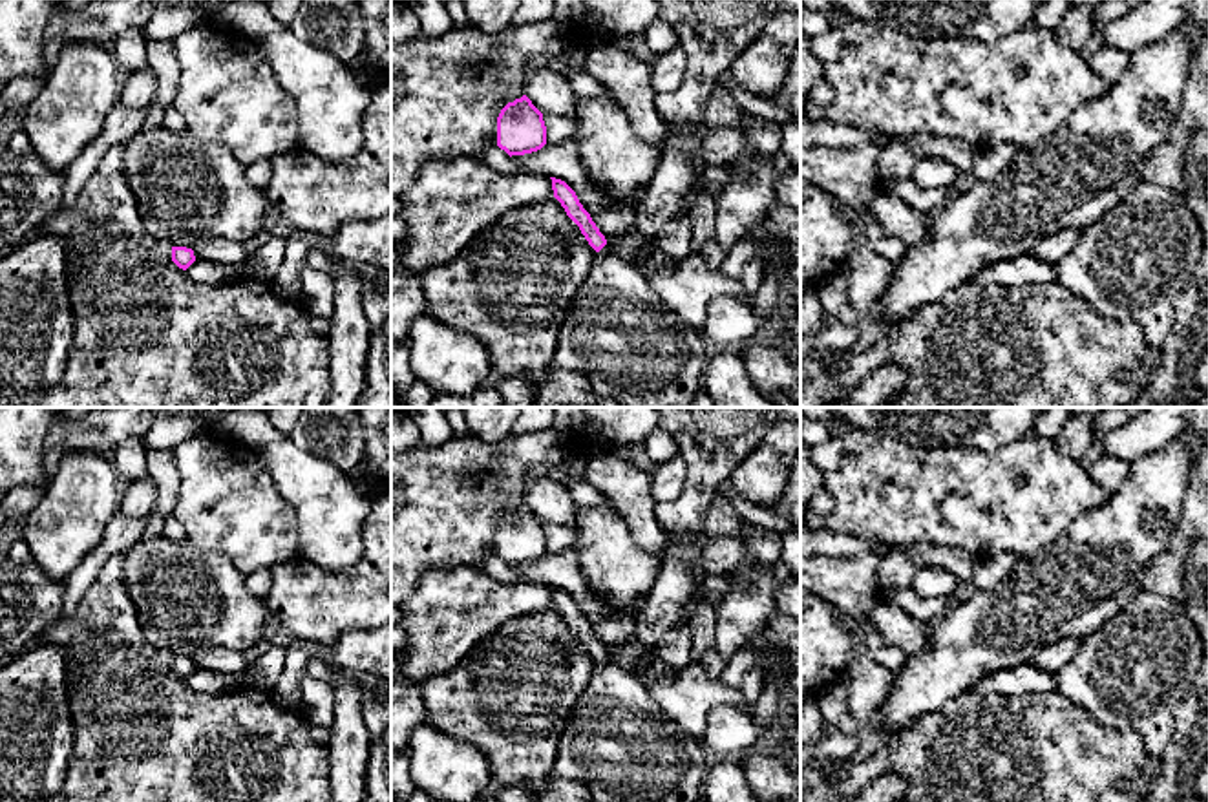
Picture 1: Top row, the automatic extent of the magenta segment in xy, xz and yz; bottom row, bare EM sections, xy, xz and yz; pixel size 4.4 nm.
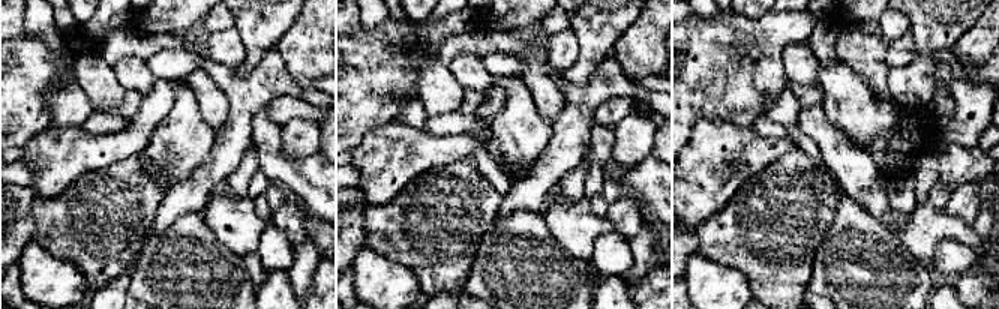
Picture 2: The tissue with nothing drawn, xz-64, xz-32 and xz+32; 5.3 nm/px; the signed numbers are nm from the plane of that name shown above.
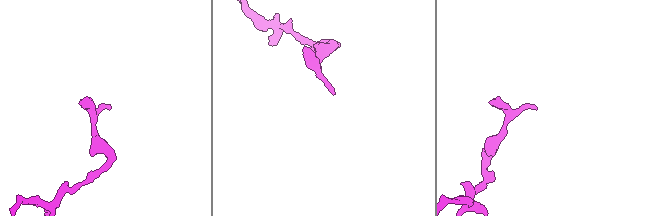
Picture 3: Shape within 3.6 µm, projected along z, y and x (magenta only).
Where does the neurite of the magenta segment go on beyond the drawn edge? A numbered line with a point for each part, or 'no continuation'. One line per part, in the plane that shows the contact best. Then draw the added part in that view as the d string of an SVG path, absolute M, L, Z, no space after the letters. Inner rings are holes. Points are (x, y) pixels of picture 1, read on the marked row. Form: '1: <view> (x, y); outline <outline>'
1: xz (618, 335); outline M599 250L563 318L552 367L581 375L620 407L693 407L707 358L704 331L680 320L641 269Z

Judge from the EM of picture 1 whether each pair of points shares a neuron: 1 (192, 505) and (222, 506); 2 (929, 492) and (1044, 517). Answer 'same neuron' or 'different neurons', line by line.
1: same neuron
2: same neuron

